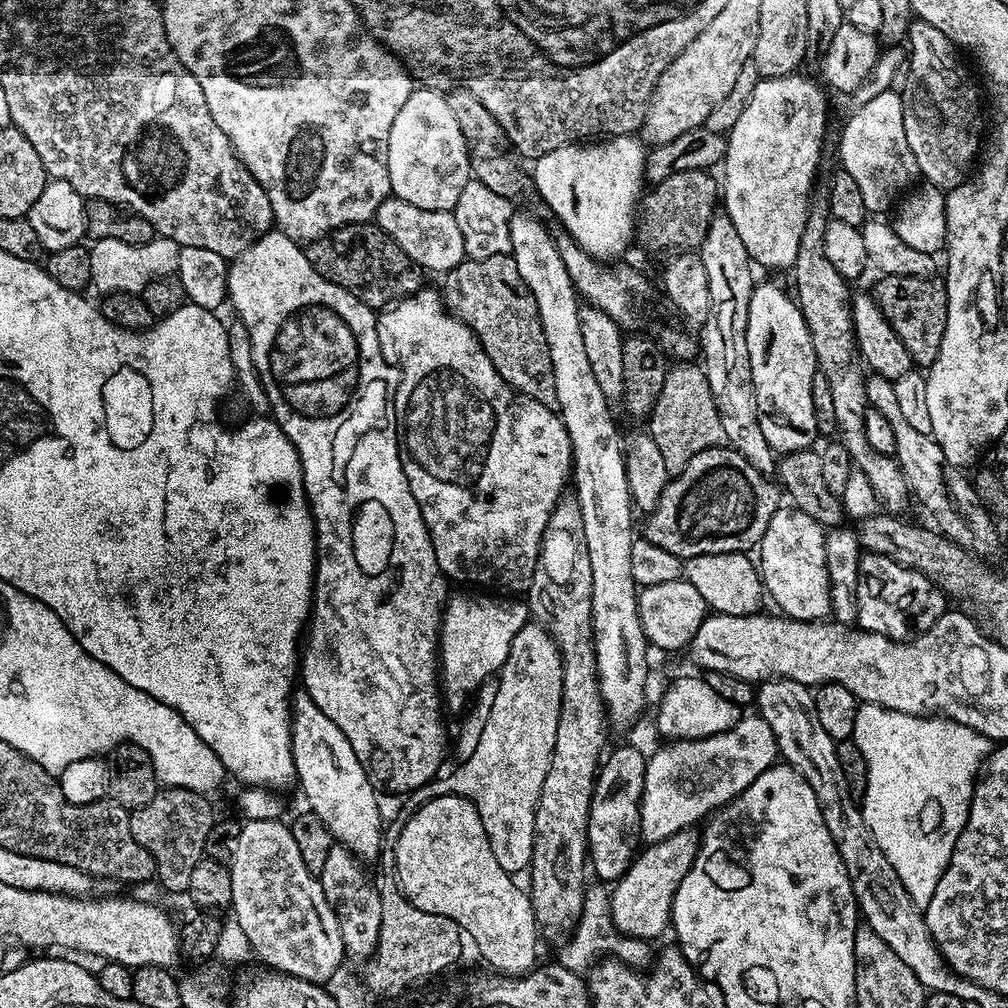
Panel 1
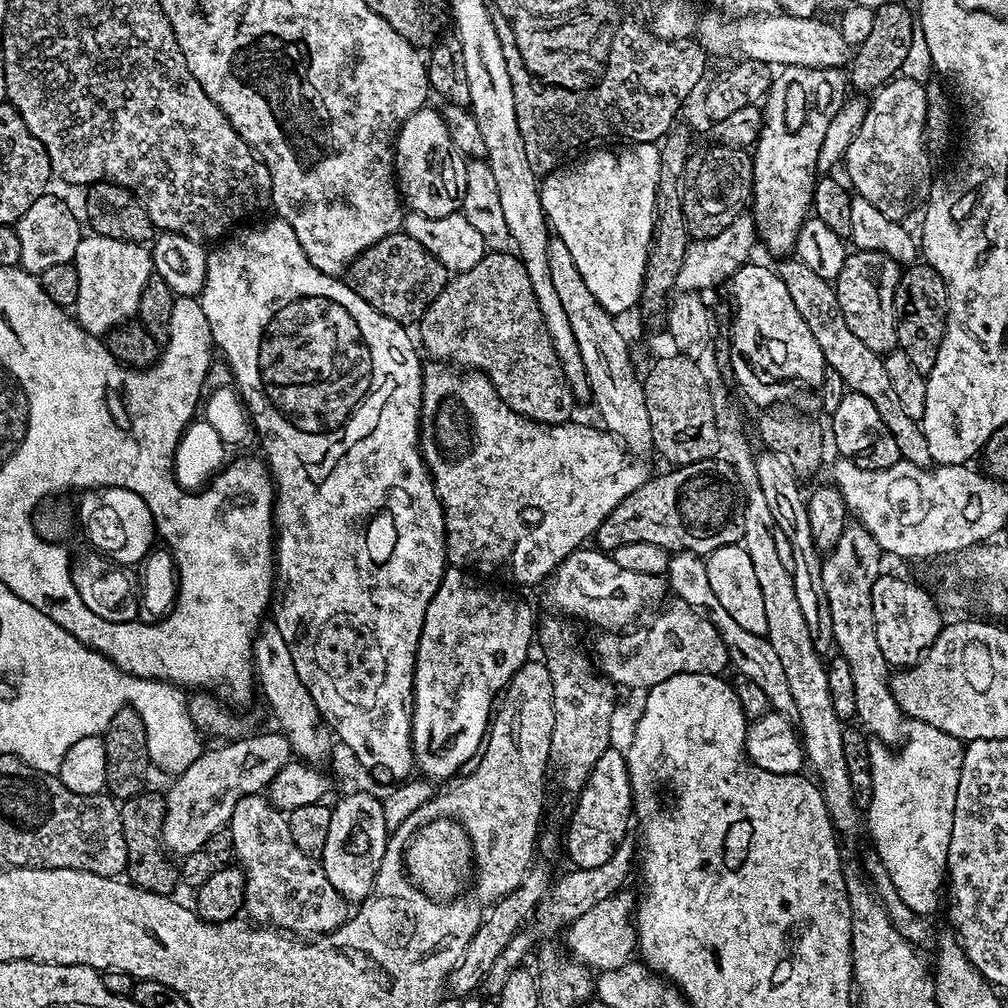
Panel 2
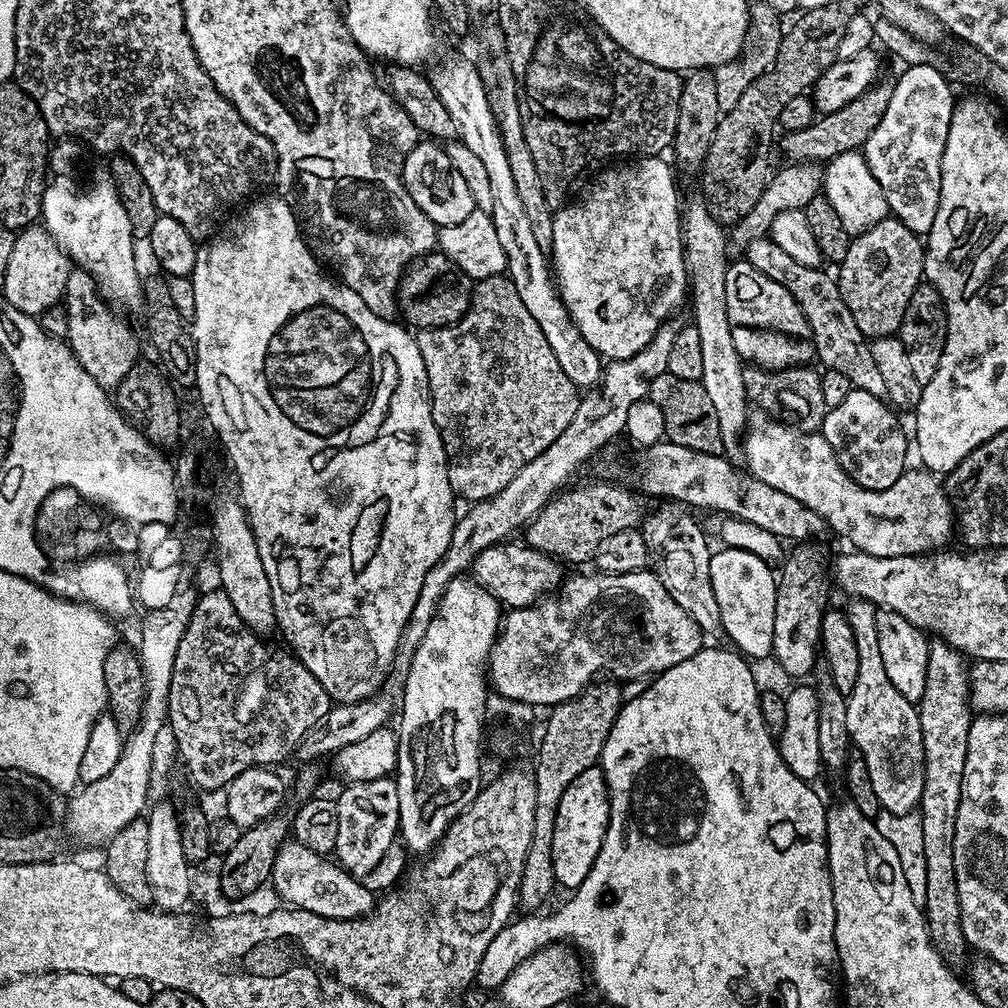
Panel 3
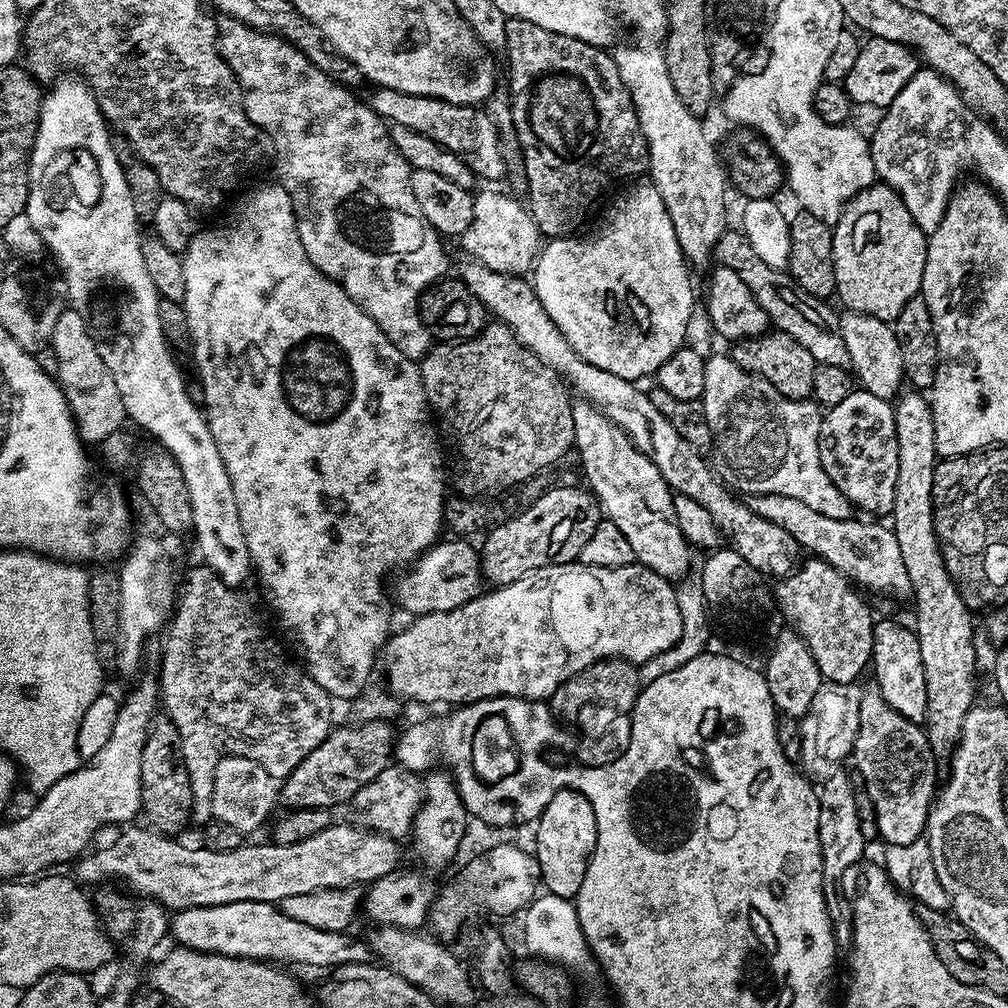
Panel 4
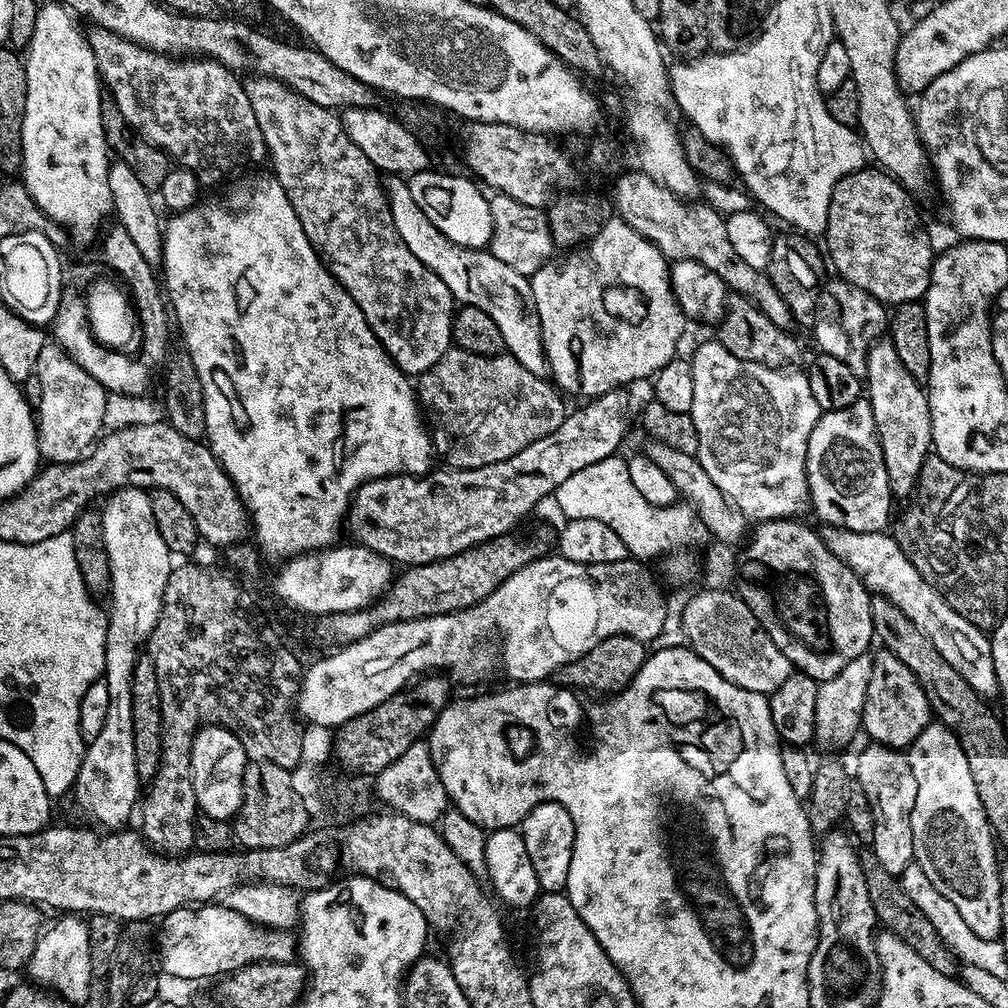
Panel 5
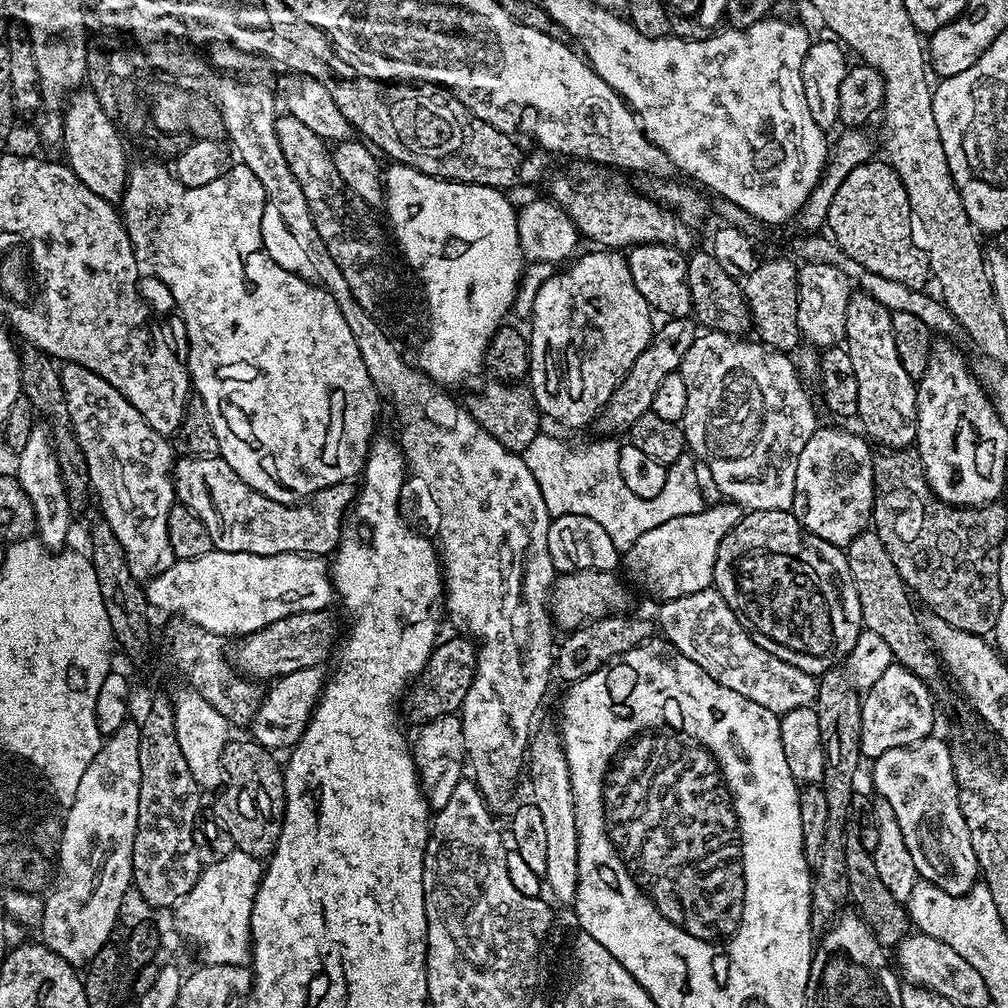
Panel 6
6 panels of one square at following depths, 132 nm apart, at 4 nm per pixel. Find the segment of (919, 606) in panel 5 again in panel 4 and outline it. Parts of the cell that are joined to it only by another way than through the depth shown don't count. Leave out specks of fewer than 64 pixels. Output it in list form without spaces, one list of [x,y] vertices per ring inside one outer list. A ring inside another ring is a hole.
[[[780,494],[752,496],[750,507],[762,518],[774,522],[774,526],[782,526],[790,538],[797,540],[801,549],[808,551],[809,548],[813,557],[825,560],[857,585],[862,584],[872,592],[893,592],[896,596],[907,597],[911,593],[910,578],[902,562],[902,550],[898,550],[898,538],[887,523],[871,524],[868,518],[826,518],[826,514],[818,514],[818,510],[806,506],[806,502]]]

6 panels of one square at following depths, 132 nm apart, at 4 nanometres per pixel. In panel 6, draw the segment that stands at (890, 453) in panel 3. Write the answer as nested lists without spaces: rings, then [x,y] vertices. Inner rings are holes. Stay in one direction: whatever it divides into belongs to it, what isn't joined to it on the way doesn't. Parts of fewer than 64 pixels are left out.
[[[820,426],[810,442],[802,446],[802,454],[798,454],[794,502],[790,511],[807,532],[831,544],[847,546],[855,536],[869,527],[872,518],[872,509],[876,502],[876,483],[872,481],[874,452],[868,449],[869,441],[863,435],[860,436],[855,436],[844,428]]]

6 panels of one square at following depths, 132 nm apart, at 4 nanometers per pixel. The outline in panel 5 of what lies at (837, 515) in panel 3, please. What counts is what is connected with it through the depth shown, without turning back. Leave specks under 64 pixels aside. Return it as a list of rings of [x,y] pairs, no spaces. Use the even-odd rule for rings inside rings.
[[[716,338],[706,341],[705,344],[698,345],[696,353],[690,356],[690,363],[694,370],[694,406],[691,410],[691,417],[700,439],[695,457],[700,461],[702,468],[706,470],[706,474],[710,474],[714,484],[722,490],[724,496],[728,497],[748,517],[749,521],[763,522],[799,517],[801,515],[799,512],[803,508],[807,509],[810,504],[808,499],[808,479],[806,478],[806,446],[810,442],[810,434],[814,430],[818,418],[822,415],[822,411],[814,400],[814,395],[810,392],[810,382],[807,375],[803,371],[796,372],[800,370],[767,368],[758,362],[734,358],[734,354],[730,354],[726,350],[726,346],[722,346],[719,339]]]

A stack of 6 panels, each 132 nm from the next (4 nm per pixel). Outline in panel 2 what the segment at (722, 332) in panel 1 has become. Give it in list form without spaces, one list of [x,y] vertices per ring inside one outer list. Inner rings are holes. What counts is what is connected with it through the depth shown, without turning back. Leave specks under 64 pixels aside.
[[[767,450],[755,457],[758,470],[758,482],[762,486],[762,495],[770,505],[770,514],[774,514],[774,522],[779,532],[789,540],[793,550],[793,562],[790,567],[792,585],[798,598],[798,607],[802,610],[802,618],[806,620],[806,630],[810,632],[814,650],[819,654],[833,651],[833,626],[830,622],[830,602],[826,599],[826,590],[822,586],[820,566],[821,555],[814,546],[813,535],[810,534],[810,518],[805,497],[800,497],[798,477],[781,457]]]

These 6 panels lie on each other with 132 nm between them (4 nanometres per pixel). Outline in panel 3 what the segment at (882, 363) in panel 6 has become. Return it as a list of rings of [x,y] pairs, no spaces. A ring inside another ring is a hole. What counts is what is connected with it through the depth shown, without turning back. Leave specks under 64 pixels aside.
[[[936,638],[928,646],[928,669],[924,693],[918,702],[922,746],[924,747],[924,789],[918,805],[918,823],[922,828],[924,857],[926,858],[926,890],[922,897],[924,919],[936,953],[949,966],[957,966],[970,952],[964,937],[960,903],[956,889],[956,871],[952,839],[956,825],[956,811],[960,801],[962,774],[966,766],[968,727],[974,716],[970,711],[968,671],[966,660],[951,644]],[[965,663],[965,664],[964,664]],[[969,712],[969,713],[968,713]],[[928,907],[928,908],[927,908]]]

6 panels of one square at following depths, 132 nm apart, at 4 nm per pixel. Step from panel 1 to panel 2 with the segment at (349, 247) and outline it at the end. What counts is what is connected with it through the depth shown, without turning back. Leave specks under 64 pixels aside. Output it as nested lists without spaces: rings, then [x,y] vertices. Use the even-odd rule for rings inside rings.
[[[403,230],[374,242],[374,246],[370,246],[357,260],[352,261],[346,273],[346,282],[363,300],[370,302],[374,310],[405,326],[415,325],[422,318],[427,307],[438,298],[438,294],[448,284],[449,279],[450,273],[442,266],[442,262],[438,262],[434,254],[430,254],[422,245],[414,242],[414,238],[410,238]]]

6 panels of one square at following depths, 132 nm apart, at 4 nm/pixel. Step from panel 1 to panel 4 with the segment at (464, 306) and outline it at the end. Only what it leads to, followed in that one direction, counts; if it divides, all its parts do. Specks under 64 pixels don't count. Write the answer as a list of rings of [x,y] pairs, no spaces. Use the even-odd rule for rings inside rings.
[[[502,321],[487,323],[474,339],[438,342],[429,348],[427,354],[418,364],[420,377],[422,378],[424,393],[427,396],[429,409],[434,417],[438,436],[444,451],[444,460],[448,473],[449,485],[457,491],[462,498],[482,498],[486,493],[498,488],[506,488],[512,484],[518,484],[542,471],[544,468],[558,461],[567,451],[570,452],[575,445],[574,416],[572,410],[572,396],[561,375],[552,371],[543,364],[530,349],[516,339],[514,331]]]

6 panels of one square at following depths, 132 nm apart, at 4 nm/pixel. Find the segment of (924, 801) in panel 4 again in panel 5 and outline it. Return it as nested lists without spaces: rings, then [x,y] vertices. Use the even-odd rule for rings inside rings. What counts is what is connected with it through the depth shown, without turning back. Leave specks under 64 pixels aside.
[[[869,743],[869,748],[860,756],[854,768],[854,778],[866,790],[870,806],[874,810],[874,838],[870,851],[882,862],[882,867],[899,878],[914,862],[914,834],[910,828],[910,818],[914,810],[914,798],[918,794],[918,782],[910,770],[907,755],[899,748],[889,748],[887,744]]]

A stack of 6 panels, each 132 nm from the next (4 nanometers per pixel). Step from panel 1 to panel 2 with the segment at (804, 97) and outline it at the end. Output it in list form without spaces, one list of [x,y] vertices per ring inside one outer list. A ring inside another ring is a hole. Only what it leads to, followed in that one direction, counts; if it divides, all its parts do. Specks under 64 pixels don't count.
[[[785,65],[773,77],[762,108],[764,126],[752,152],[751,201],[759,239],[776,258],[785,257],[795,249],[797,234],[809,217],[820,148],[828,125],[848,99],[849,88],[847,73],[839,68]]]

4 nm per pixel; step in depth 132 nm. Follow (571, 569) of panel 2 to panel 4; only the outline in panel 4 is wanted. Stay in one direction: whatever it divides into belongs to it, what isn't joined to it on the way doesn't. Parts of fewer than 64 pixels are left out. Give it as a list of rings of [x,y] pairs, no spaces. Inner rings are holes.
[[[464,538],[441,539],[420,555],[416,563],[403,569],[396,580],[396,600],[412,612],[413,617],[431,612],[449,612],[475,596],[481,595],[482,573],[477,545],[467,544]]]

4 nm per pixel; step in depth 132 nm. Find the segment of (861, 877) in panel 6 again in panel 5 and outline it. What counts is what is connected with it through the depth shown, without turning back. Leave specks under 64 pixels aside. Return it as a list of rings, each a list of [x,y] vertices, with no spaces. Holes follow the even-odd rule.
[[[870,850],[860,852],[860,865],[866,878],[866,890],[870,890],[870,902],[876,911],[877,921],[887,931],[892,932],[900,940],[904,940],[906,946],[910,946],[915,952],[922,954],[922,958],[926,958],[926,962],[930,962],[930,966],[934,966],[934,970],[955,977],[958,972],[957,957],[944,943],[938,930],[934,930],[934,926],[930,926],[926,914],[922,914],[922,910],[918,910],[918,906],[914,906],[910,894],[906,894],[899,879],[892,876],[890,870],[883,868],[882,862],[878,862],[878,858]]]

